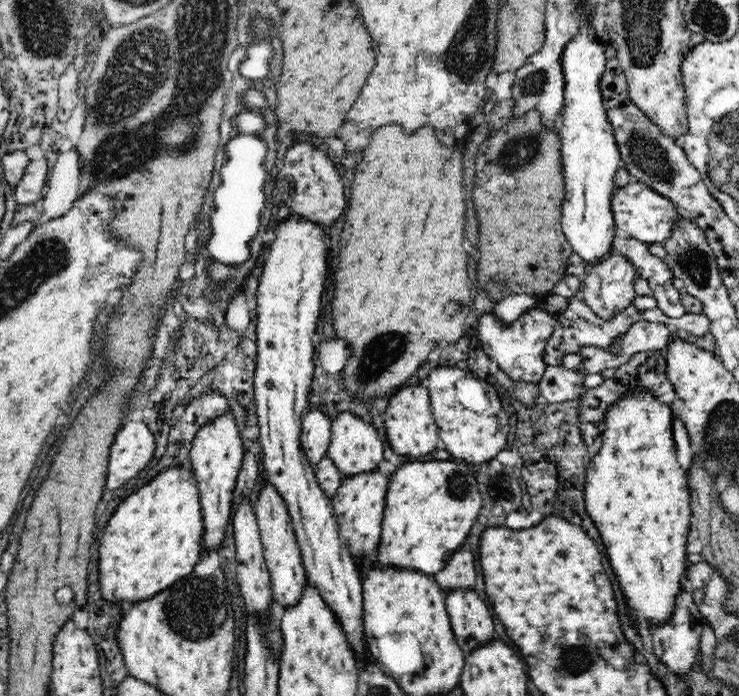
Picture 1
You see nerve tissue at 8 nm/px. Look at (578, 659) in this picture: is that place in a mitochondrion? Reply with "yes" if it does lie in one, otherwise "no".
yes

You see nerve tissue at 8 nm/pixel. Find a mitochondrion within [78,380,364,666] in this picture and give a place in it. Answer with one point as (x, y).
(188, 613)

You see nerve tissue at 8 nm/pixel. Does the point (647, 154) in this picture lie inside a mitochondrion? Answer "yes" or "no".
yes

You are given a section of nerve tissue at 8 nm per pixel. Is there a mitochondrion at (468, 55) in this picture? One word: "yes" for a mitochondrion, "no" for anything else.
yes

